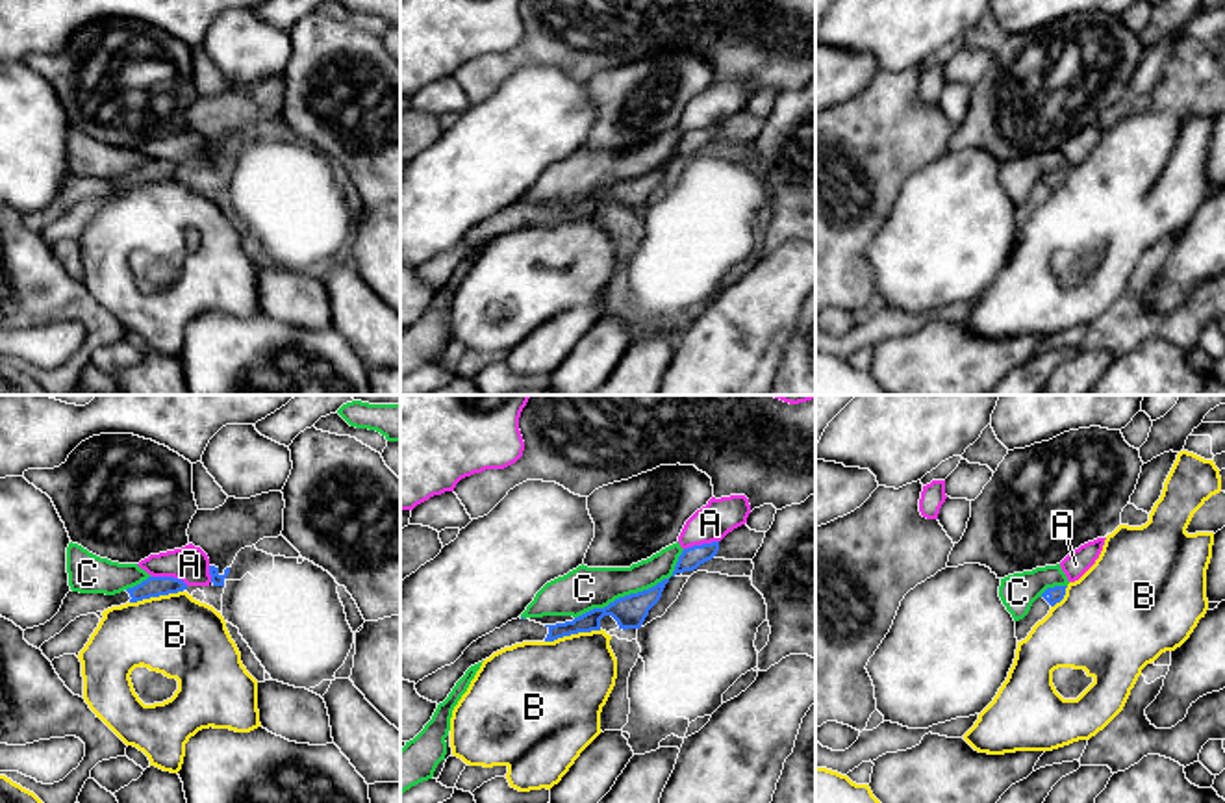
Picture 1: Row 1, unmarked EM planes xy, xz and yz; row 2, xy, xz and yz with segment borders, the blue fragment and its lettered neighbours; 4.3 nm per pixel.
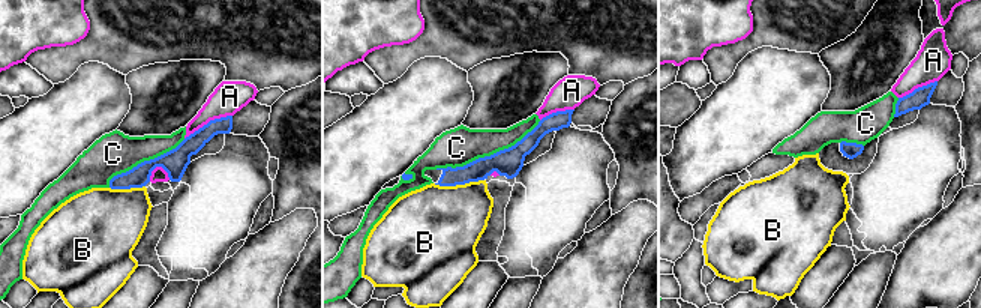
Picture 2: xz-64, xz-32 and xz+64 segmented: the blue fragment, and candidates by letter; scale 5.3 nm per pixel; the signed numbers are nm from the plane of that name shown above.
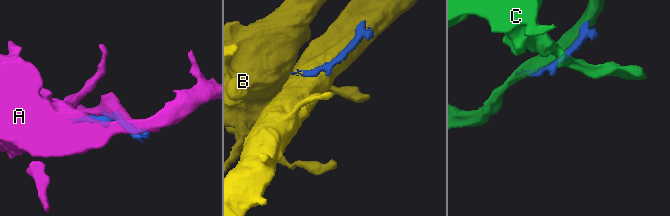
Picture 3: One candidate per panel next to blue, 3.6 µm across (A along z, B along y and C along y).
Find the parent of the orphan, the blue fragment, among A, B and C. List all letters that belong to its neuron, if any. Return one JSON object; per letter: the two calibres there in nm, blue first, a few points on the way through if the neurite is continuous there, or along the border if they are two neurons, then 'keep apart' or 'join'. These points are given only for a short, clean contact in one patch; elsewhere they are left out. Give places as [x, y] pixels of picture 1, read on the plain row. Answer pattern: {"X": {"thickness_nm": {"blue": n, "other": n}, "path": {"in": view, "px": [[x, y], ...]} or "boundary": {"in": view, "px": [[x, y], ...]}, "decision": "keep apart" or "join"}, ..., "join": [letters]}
{"A": {"thickness_nm": {"blue": 90, "other": 160}, "decision": "keep apart"}, "B": {"thickness_nm": {"blue": 120, "other": 420}, "boundary": {"in": "xz", "px": [[601, 214], [564, 219], [545, 227]]}, "decision": "keep apart"}, "C": {"thickness_nm": {"blue": 140, "other": 190}, "decision": "keep apart"}, "join": []}

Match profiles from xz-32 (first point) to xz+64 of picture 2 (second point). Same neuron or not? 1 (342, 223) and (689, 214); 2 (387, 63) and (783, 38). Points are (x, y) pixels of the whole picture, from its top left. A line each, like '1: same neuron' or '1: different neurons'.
1: same neuron
2: same neuron

